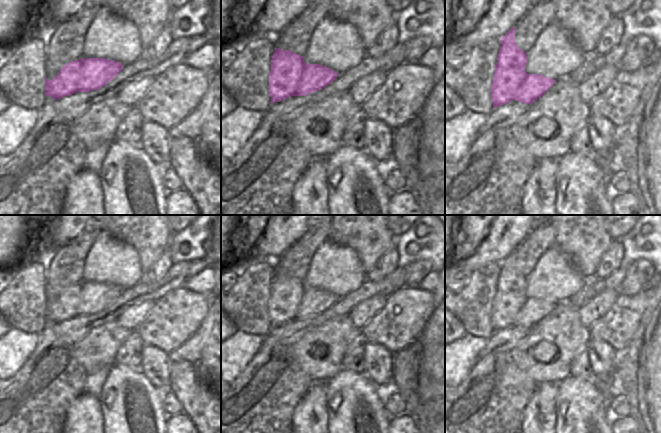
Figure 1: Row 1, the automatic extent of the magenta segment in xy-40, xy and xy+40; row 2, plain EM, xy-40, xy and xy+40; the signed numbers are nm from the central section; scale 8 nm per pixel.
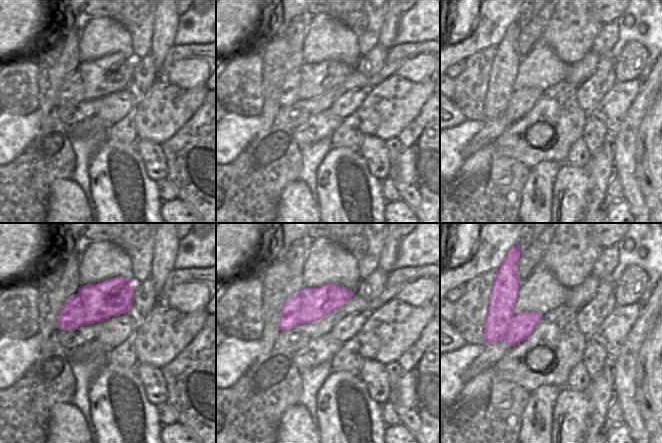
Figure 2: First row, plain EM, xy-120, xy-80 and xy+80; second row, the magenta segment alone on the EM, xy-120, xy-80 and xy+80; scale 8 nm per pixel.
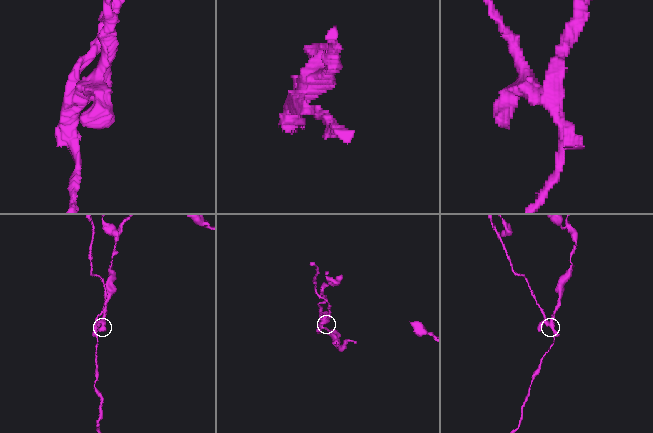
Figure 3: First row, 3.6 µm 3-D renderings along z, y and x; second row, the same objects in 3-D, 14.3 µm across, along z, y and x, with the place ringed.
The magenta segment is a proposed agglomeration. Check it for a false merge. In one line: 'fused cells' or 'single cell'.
fused cells

